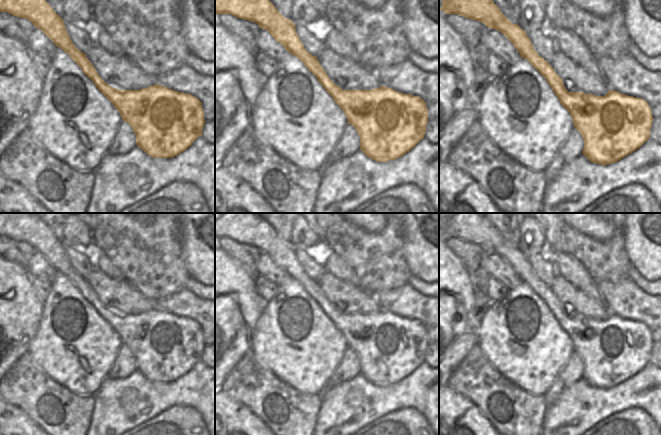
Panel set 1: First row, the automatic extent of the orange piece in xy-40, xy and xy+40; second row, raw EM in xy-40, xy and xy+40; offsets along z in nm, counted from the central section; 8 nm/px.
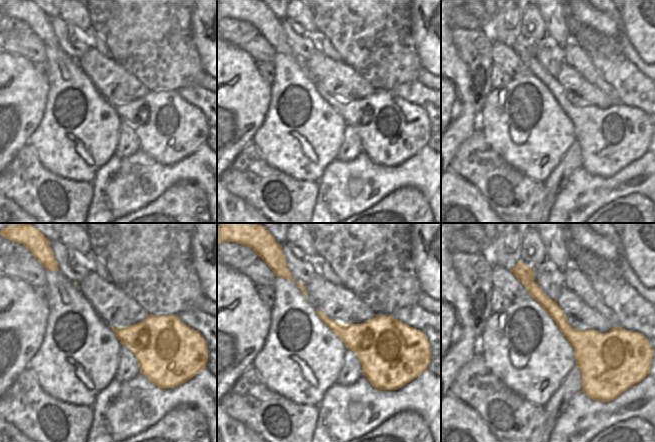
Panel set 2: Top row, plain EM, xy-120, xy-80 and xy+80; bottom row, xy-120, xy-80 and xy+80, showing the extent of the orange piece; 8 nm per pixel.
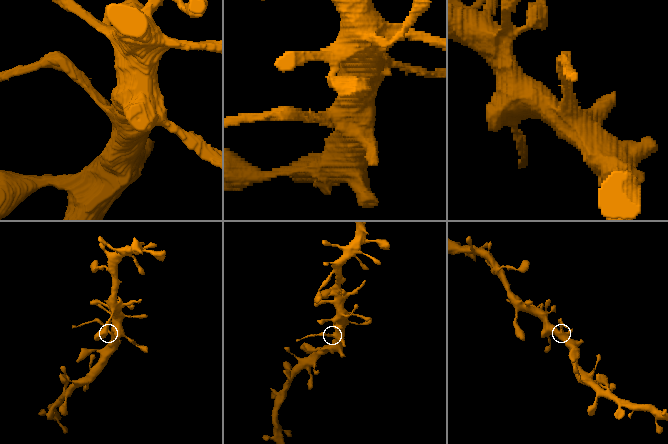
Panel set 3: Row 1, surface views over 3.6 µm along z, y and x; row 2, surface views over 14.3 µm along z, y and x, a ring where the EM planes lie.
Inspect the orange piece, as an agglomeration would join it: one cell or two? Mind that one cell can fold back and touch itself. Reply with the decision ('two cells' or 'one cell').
one cell

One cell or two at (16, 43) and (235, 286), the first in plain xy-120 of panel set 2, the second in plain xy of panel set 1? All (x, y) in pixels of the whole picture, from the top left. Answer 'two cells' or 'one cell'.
two cells

